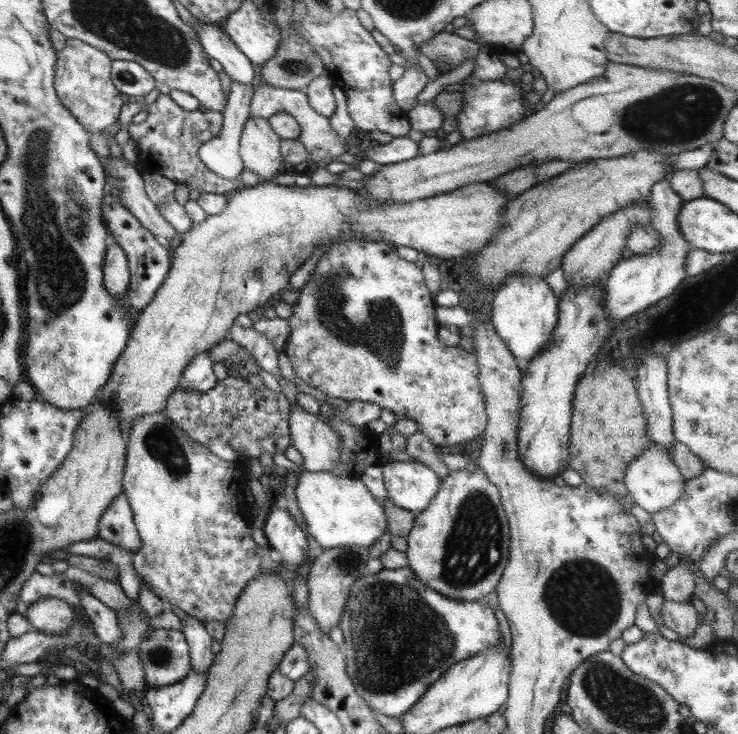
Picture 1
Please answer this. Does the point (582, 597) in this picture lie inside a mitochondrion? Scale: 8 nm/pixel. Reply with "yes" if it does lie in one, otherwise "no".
yes

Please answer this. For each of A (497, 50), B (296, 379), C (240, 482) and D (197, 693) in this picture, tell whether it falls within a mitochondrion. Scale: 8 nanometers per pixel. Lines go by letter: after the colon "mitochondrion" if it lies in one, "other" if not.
A: other
B: other
C: other
D: other

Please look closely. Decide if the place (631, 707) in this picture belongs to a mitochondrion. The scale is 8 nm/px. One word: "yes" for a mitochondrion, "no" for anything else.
yes

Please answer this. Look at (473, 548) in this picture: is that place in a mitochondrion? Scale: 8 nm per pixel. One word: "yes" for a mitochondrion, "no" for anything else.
yes

